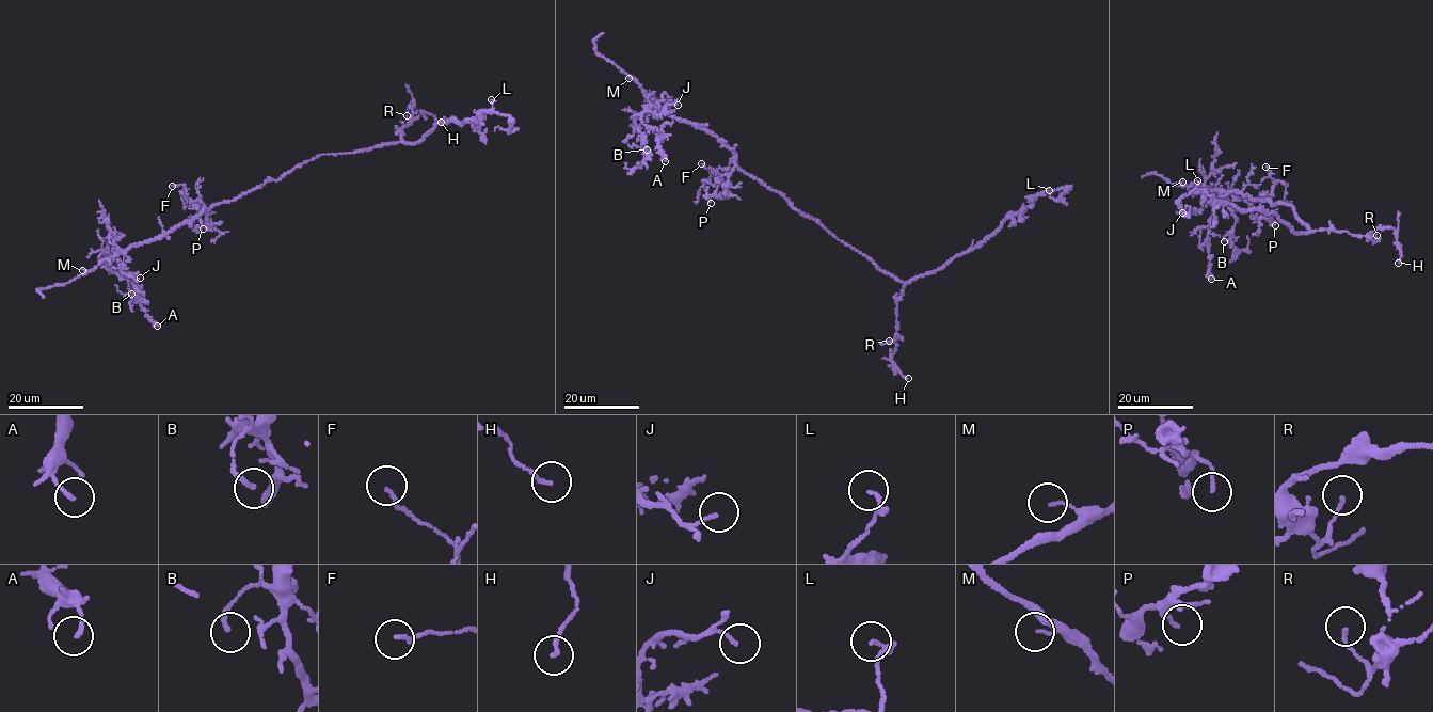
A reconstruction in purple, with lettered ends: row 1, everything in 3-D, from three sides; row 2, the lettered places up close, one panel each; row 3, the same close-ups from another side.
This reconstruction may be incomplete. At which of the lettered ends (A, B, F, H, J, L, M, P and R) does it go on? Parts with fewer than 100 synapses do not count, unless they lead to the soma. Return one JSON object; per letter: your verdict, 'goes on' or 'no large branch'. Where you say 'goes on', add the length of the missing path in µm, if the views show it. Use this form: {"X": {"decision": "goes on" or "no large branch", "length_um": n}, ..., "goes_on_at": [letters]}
{"A": {"decision": "no large branch"}, "B": {"decision": "no large branch"}, "F": {"decision": "no large branch"}, "H": {"decision": "no large branch"}, "J": {"decision": "no large branch"}, "L": {"decision": "no large branch"}, "M": {"decision": "no large branch"}, "P": {"decision": "no large branch"}, "R": {"decision": "no large branch"}, "goes_on_at": []}

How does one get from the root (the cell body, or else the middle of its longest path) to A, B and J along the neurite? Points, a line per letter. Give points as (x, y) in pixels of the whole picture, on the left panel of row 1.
A: (299, 164), (277, 179), (206, 208), (112, 258), (110, 270), (133, 280), (140, 290), (140, 306), (157, 326)
B: (299, 164), (154, 240), (131, 244), (108, 268), (105, 259), (116, 260), (130, 273), (131, 294)
J: (299, 164), (277, 179), (206, 208), (154, 240), (131, 244), (113, 258), (113, 267), (134, 280), (140, 278)

